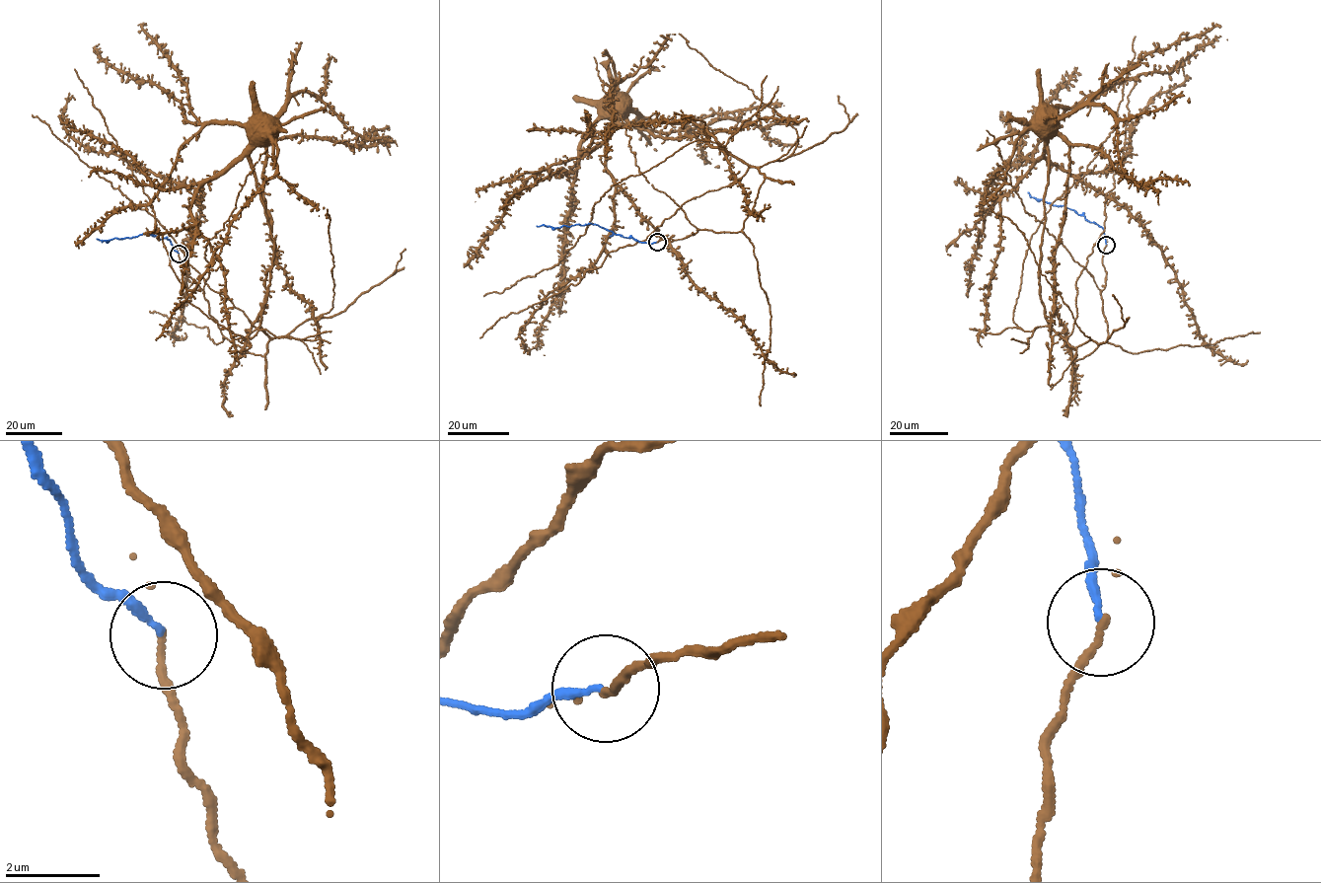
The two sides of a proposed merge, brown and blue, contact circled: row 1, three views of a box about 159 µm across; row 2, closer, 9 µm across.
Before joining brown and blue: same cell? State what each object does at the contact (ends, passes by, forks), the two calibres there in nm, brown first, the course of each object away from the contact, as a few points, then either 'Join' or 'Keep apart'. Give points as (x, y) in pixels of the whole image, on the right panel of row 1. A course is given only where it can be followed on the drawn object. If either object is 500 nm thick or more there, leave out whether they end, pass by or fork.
At the ring brown ends. At the ring blue ends. Thickness 150 nm (brown) against 160 nm. Course of brown: (1106, 245), (1101, 295), (1107, 338), (1073, 363), (1041, 299), (1049, 156), (1038, 116), (1044, 113). Course of blue: (1106, 245), (1103, 229), (1096, 224), (1064, 205), (1053, 205), (1027, 192). Keep apart

